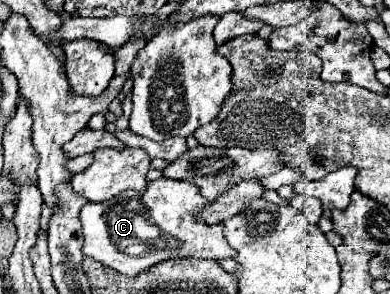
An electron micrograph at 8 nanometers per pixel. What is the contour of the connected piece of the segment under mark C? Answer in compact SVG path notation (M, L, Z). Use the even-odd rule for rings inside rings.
M167 177L147 181L143 193L123 191L109 201L87 203L79 215L85 235L83 253L123 275L139 275L173 257L235 259L237 253L225 243L221 223L213 227L197 223L197 211L207 207L207 203L209 201L201 195L199 187L193 187L193 183L189 185L181 179Z

